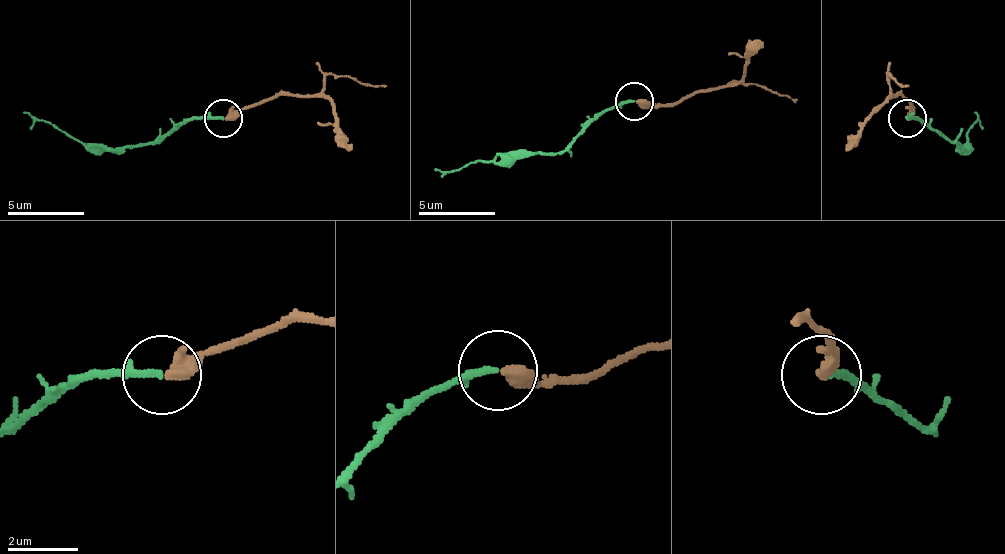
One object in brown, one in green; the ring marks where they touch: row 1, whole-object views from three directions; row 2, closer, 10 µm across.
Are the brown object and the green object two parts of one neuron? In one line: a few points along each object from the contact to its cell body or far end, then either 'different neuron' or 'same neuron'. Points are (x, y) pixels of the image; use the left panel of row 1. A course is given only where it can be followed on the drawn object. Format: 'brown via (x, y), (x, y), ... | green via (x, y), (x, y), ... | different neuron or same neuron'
brown via (224, 119), (274, 96), (313, 96), (328, 73), (385, 88) | green via (224, 119), (186, 119), (151, 146), (82, 146), (25, 111) | same neuron

